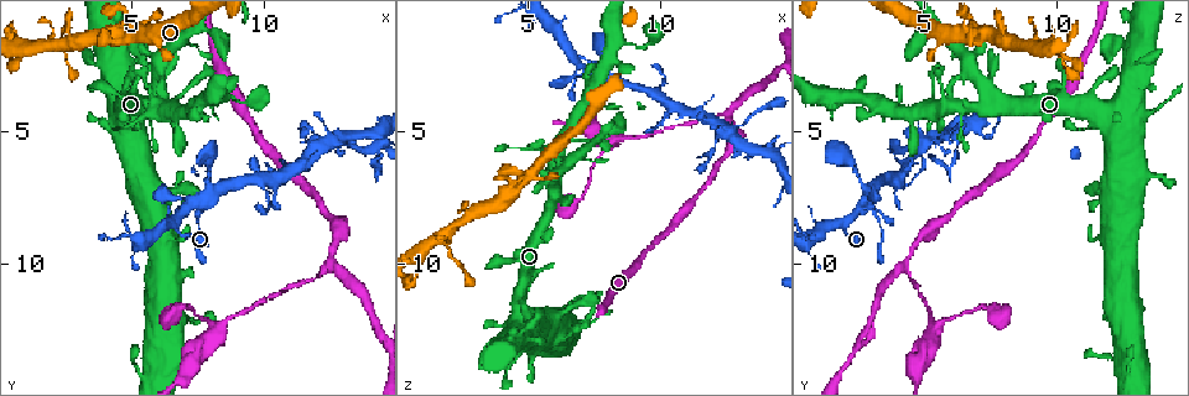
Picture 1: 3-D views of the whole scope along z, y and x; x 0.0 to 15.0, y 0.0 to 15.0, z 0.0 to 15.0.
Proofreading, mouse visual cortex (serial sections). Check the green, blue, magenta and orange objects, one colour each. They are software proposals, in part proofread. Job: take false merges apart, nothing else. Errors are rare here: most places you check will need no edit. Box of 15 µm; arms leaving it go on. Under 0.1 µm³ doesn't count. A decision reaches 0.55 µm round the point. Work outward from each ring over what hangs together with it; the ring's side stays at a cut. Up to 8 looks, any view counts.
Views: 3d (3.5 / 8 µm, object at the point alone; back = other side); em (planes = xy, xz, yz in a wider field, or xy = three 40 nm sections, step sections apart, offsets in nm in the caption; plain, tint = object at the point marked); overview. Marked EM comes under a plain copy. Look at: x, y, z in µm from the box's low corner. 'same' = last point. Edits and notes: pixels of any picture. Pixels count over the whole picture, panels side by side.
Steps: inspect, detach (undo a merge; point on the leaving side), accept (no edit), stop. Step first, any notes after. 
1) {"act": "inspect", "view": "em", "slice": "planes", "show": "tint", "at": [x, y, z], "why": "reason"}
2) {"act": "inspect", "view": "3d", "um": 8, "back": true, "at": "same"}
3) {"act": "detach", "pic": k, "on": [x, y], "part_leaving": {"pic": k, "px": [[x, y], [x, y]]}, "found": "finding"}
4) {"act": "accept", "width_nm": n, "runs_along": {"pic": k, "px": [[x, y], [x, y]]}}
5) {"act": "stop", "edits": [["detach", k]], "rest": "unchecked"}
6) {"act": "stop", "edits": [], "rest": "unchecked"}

{"act": "inspect", "view": "3d", "um": 3.5, "at": [6.6, 7.1, 11.7], "why": "narrows sharply"}

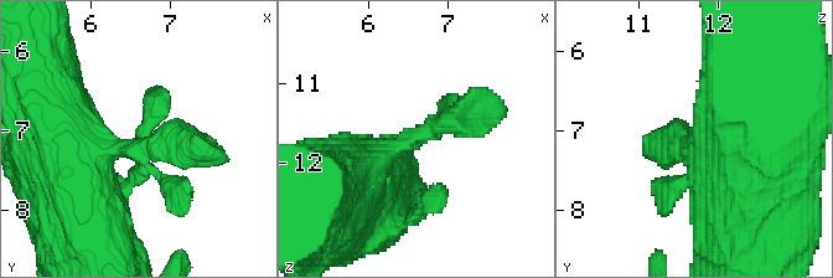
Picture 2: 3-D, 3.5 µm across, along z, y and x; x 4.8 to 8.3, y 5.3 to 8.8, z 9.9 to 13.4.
{"act": "inspect", "view": "em", "slice": "xy", "step": 3, "show": "tint", "at": [6.70, 7.20, 11.60], "why": "now the EM"}

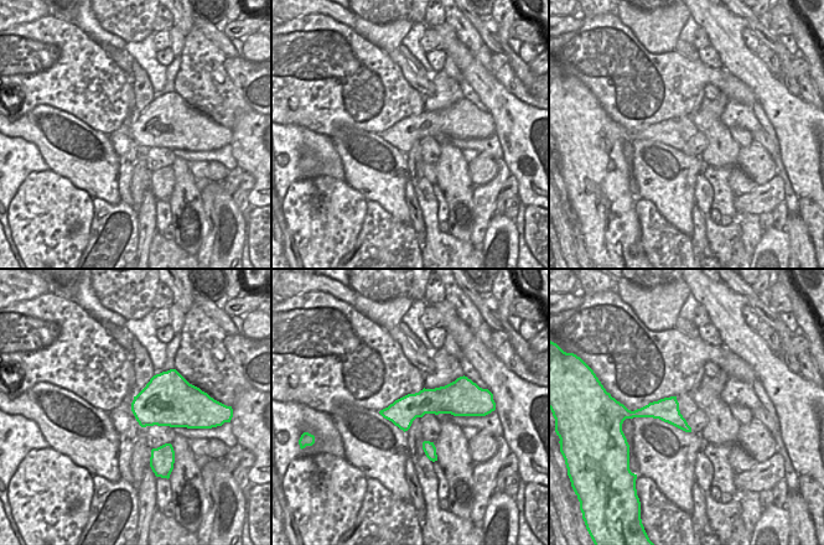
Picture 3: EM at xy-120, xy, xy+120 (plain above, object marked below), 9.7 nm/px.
{"act": "accept", "runs_along": {"pic": 2, "px": [[347, 160], [500, 113]]}, "found": "one cell here"}

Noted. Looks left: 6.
{"act": "inspect", "view": "3d", "um": 8, "at": [12.5, 10.0, 4.2], "why": "thin neck"}

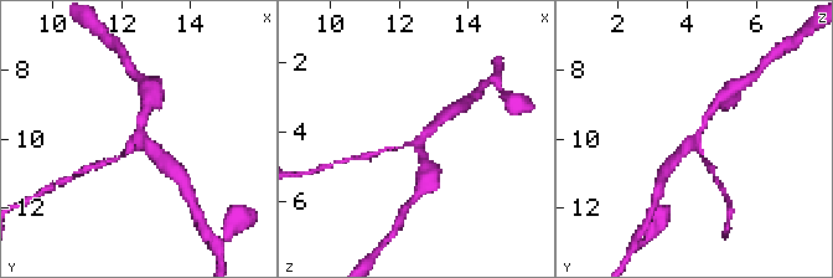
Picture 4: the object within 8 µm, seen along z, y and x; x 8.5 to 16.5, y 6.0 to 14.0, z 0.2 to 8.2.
{"act": "inspect", "view": "3d", "um": 3.5, "at": [12.4, 10.0, 4.3]}

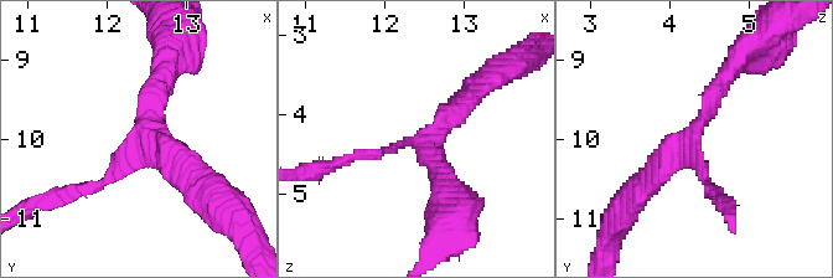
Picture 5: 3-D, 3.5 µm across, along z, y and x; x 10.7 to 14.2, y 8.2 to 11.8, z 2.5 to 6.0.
{"act": "inspect", "view": "em", "slice": "planes", "show": "tint", "at": [12.50, 9.95, 4.30], "arms": 3, "arm_widths_nm": [100, 250, 250]}

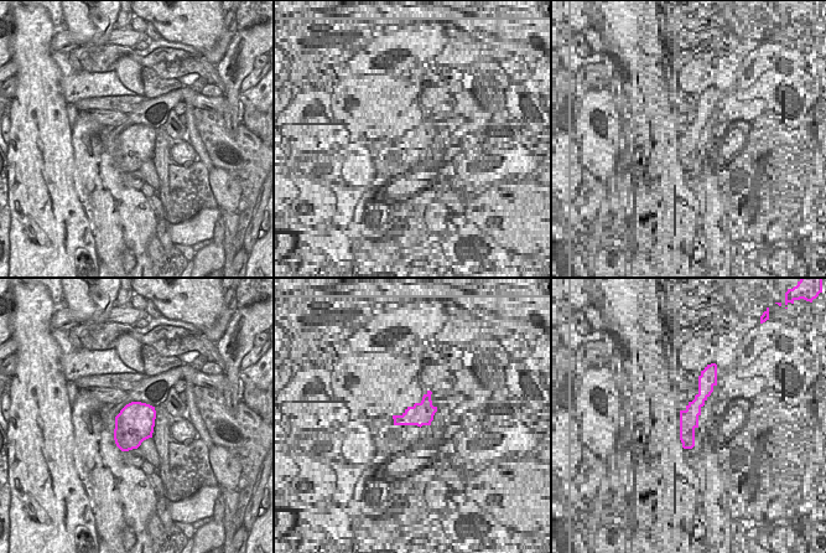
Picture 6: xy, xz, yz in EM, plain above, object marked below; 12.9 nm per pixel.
{"act": "accept", "runs_along": {"pic": 5, "px": [[166, 67], [143, 147], [89, 189]]}, "found": "one cell here"}

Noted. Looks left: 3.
{"act": "inspect", "view": "3d", "um": 3.5, "back": true, "at": [7.2, 7.8, 2.7], "why": "a fork"}

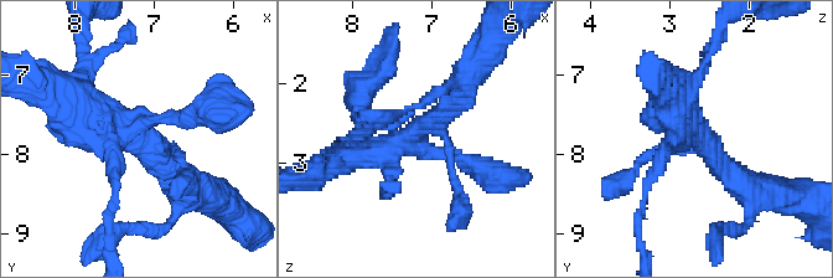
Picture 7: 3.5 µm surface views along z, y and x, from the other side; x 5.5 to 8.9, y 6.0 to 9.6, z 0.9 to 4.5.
{"act": "inspect", "view": "em", "slice": "xy", "step": 3, "show": "tint", "at": [7.20, 7.75, 2.65]}

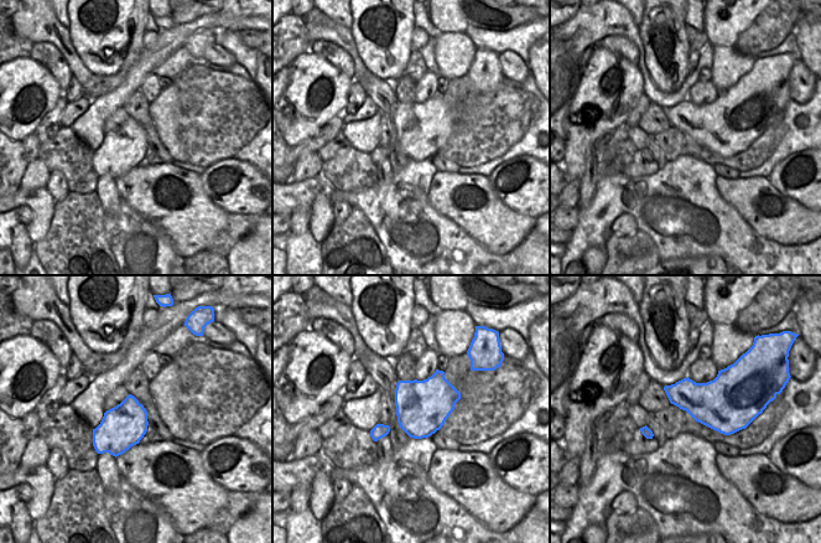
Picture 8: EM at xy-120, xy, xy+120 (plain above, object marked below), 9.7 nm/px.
{"act": "accept", "width_nm": 500, "runs_along": {"pic": 7, "px": [[182, 188], [72, 97]]}, "found": "all the same cell"}

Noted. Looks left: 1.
{"act": "stop", "edits": [], "rest": "unchecked"}

